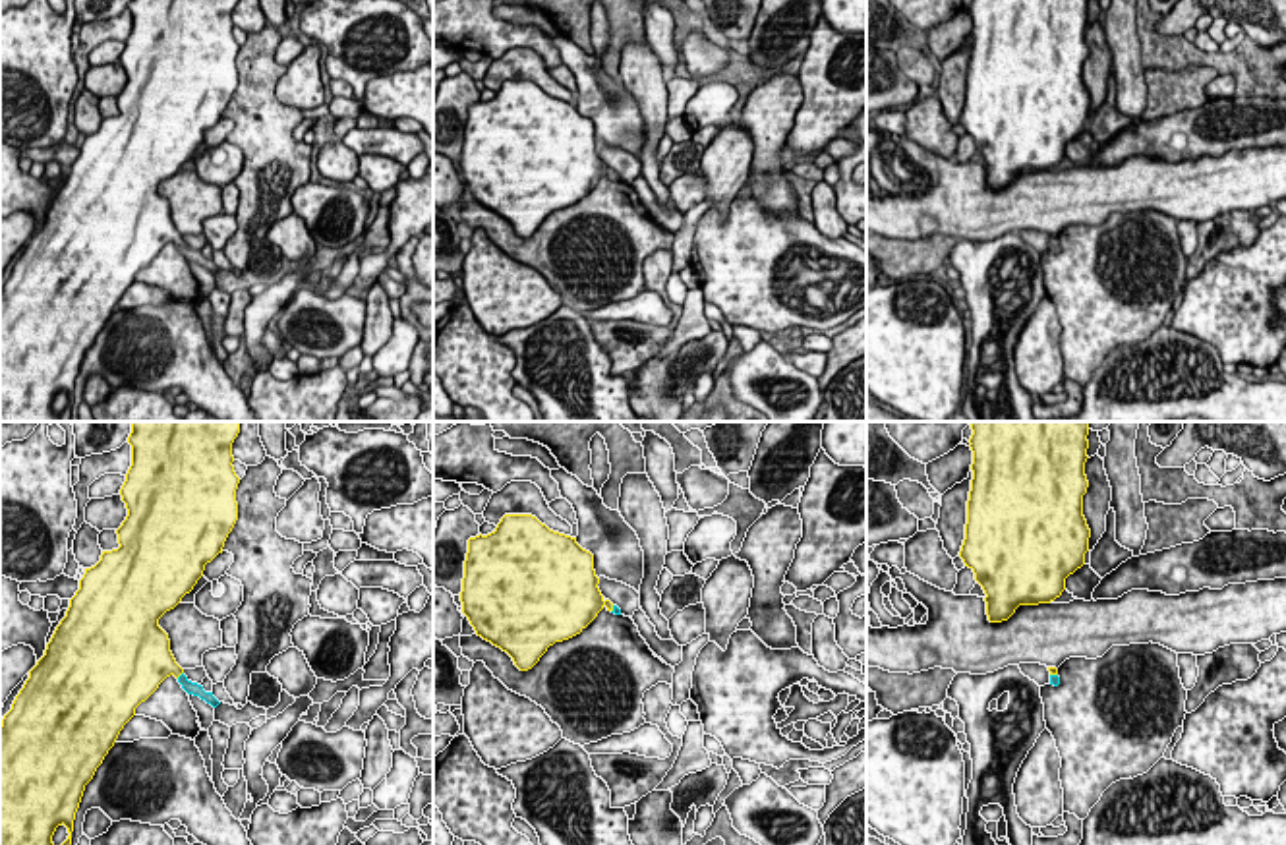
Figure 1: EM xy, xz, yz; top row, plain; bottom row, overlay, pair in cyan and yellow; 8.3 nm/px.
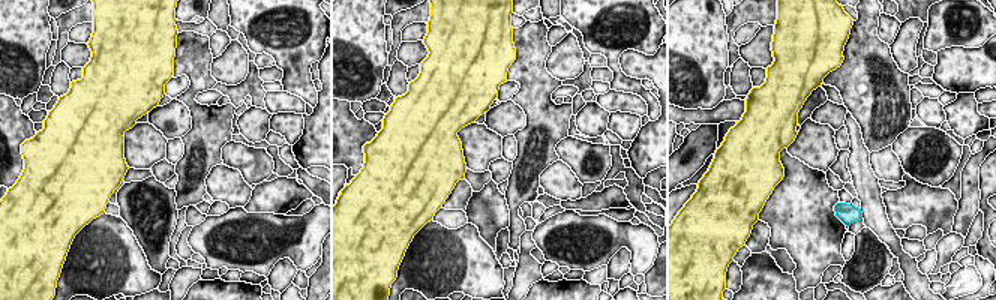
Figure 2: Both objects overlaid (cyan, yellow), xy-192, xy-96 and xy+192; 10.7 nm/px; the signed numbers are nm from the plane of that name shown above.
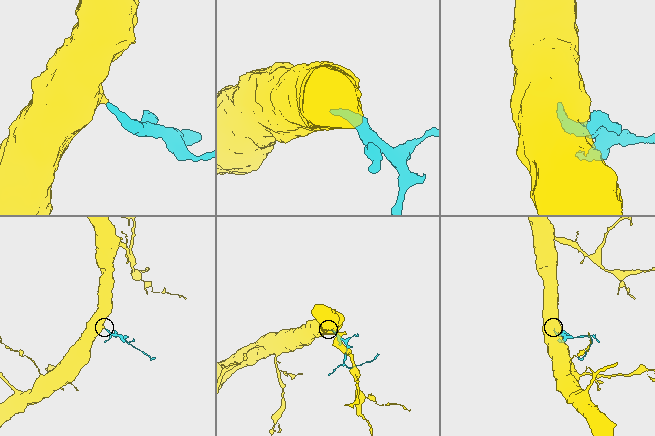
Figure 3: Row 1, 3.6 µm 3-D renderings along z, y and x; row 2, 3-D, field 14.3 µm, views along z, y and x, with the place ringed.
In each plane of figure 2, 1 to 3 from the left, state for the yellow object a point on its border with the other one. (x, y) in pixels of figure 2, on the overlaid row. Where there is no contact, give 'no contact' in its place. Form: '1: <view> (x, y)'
1: no contact
2: no contact
3: no contact

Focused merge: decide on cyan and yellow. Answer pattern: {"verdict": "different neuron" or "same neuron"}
{"verdict": "same neuron"}

